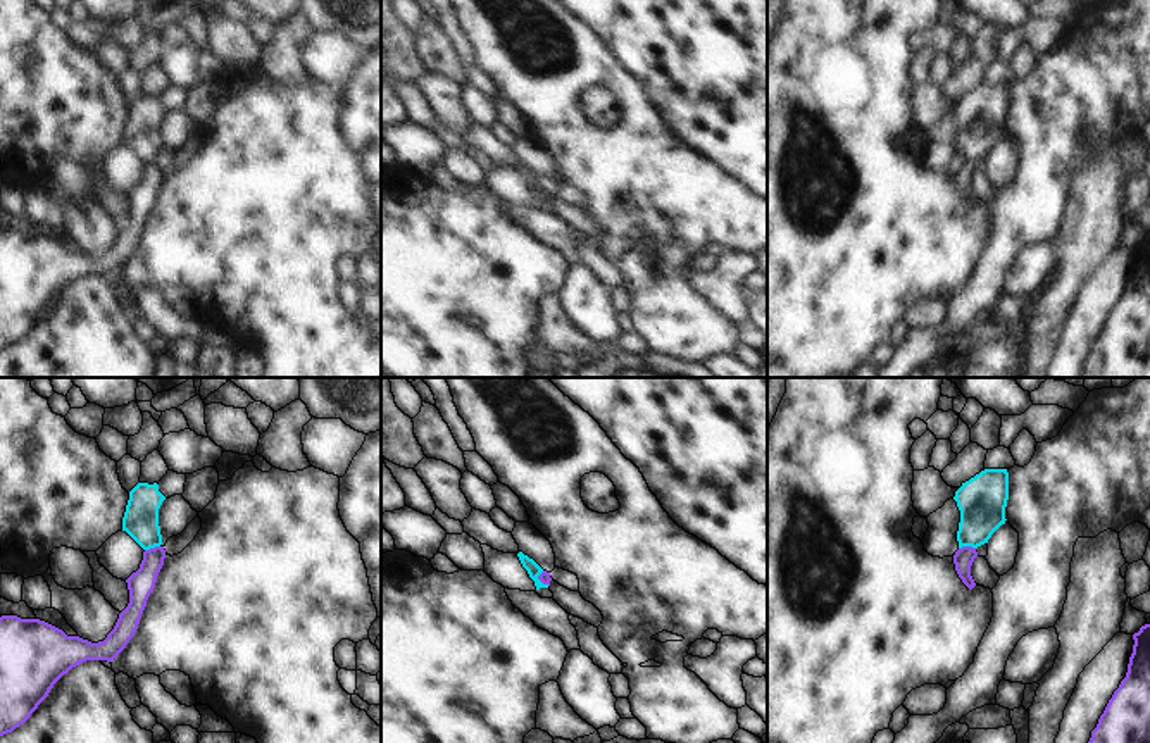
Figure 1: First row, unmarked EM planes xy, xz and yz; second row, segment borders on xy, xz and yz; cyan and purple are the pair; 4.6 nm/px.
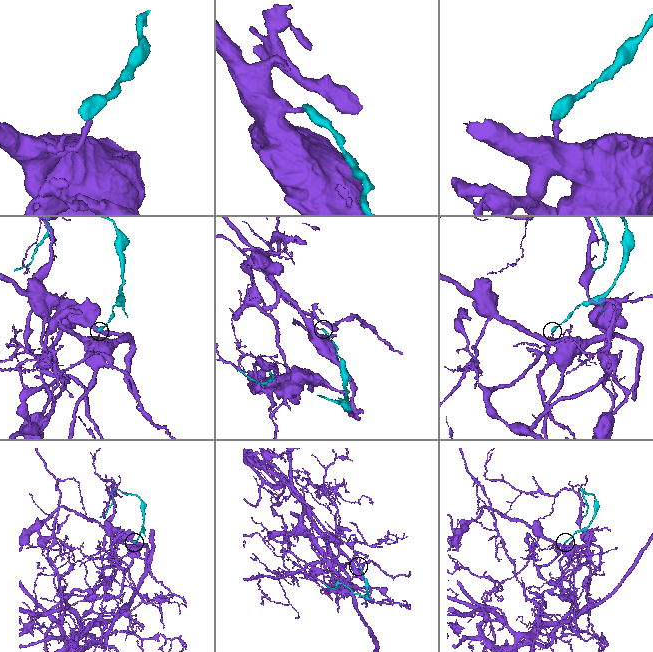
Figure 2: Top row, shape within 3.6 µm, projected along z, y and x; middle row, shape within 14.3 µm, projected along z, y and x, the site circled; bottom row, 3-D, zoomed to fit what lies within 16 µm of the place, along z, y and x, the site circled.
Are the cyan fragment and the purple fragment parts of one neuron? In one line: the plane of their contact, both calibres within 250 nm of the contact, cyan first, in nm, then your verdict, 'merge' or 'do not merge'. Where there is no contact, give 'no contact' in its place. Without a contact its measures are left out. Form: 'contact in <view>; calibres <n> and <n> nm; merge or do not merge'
contact in yz; calibres 220 and 90 nm; do not merge

